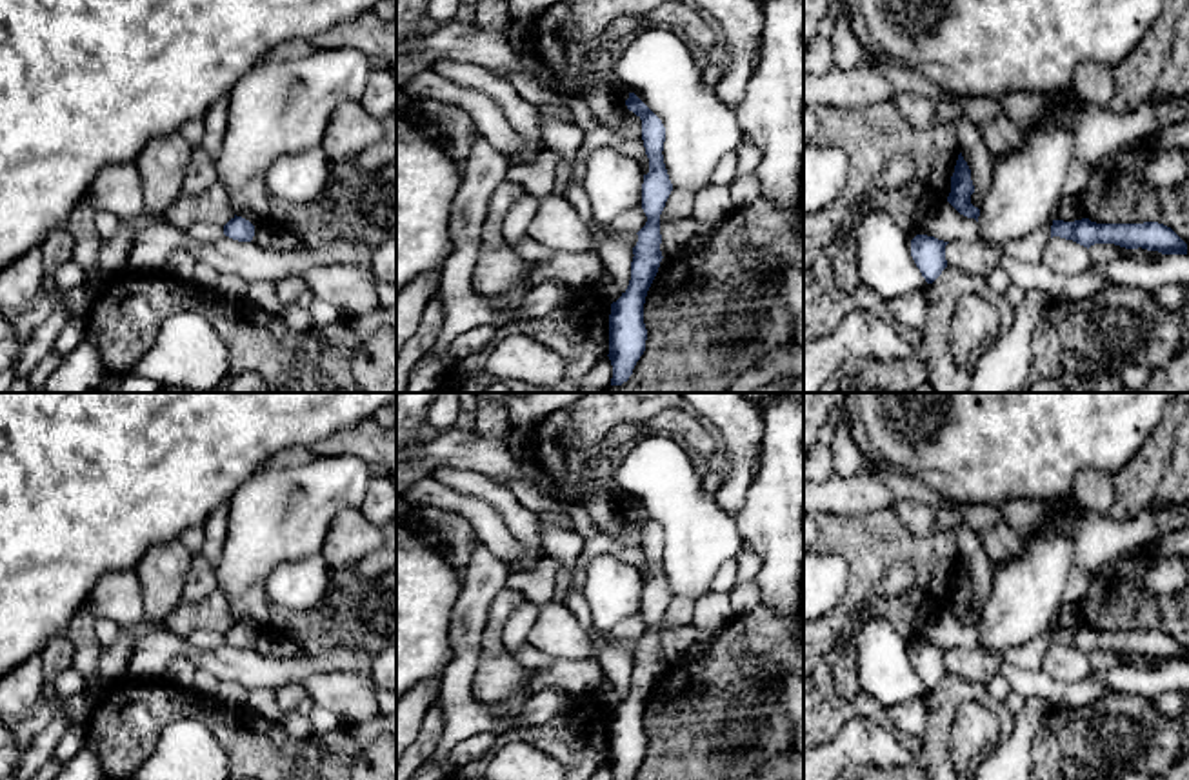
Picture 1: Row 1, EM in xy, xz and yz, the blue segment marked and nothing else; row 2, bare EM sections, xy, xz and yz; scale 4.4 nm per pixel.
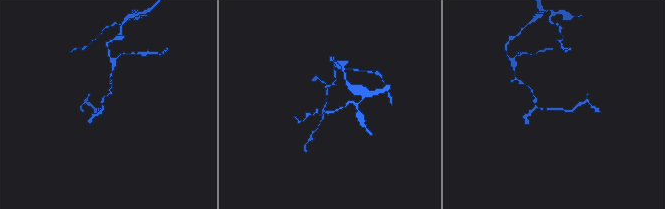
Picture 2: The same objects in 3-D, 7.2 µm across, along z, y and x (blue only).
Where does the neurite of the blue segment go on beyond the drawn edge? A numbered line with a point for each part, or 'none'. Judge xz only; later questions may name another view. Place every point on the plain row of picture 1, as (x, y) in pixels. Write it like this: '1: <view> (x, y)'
none

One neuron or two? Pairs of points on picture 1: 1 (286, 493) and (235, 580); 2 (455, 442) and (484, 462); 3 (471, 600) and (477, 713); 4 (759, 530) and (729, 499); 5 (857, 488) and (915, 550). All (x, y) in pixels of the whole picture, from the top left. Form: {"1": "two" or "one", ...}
{"1": "one", "2": "one", "3": "one", "4": "two", "5": "two"}

